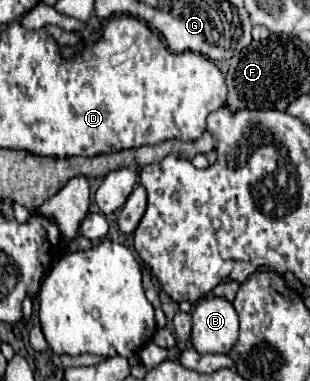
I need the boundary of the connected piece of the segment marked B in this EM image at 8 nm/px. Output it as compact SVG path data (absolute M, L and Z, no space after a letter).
M206 296L192 312L192 346L200 354L228 354L238 340L238 314L226 298Z

